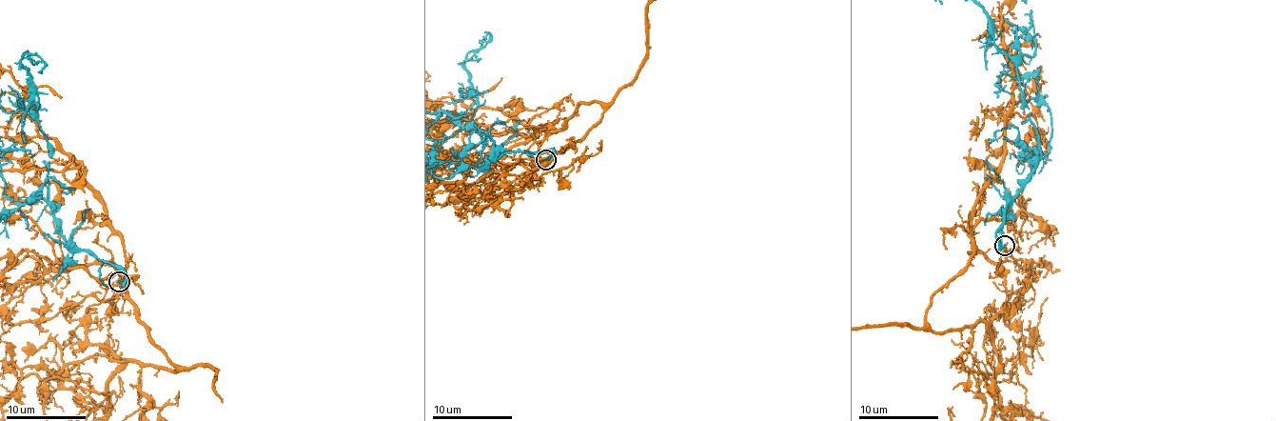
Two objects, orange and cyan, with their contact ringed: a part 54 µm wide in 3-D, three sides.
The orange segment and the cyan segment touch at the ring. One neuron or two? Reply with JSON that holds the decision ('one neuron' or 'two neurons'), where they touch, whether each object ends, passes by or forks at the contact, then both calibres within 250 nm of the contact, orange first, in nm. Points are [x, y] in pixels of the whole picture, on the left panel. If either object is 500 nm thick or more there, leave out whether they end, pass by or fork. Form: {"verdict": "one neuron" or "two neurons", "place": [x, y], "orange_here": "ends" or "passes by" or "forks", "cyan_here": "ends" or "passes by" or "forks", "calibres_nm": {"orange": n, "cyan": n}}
{"verdict": "two neurons", "place": [119, 282], "orange_here": "passes by", "cyan_here": "ends", "calibres_nm": {"orange": 100, "cyan": 280}}

